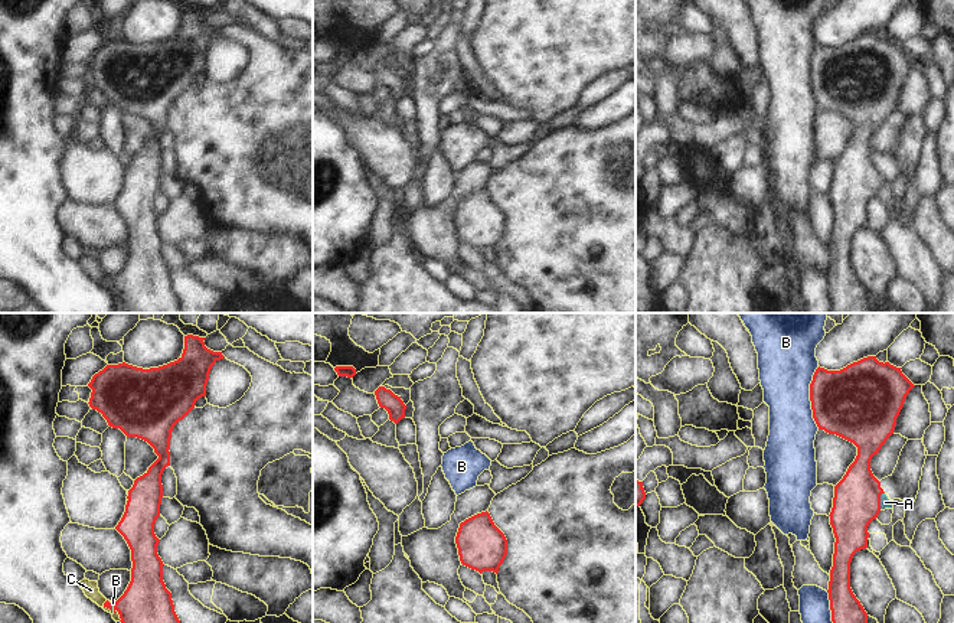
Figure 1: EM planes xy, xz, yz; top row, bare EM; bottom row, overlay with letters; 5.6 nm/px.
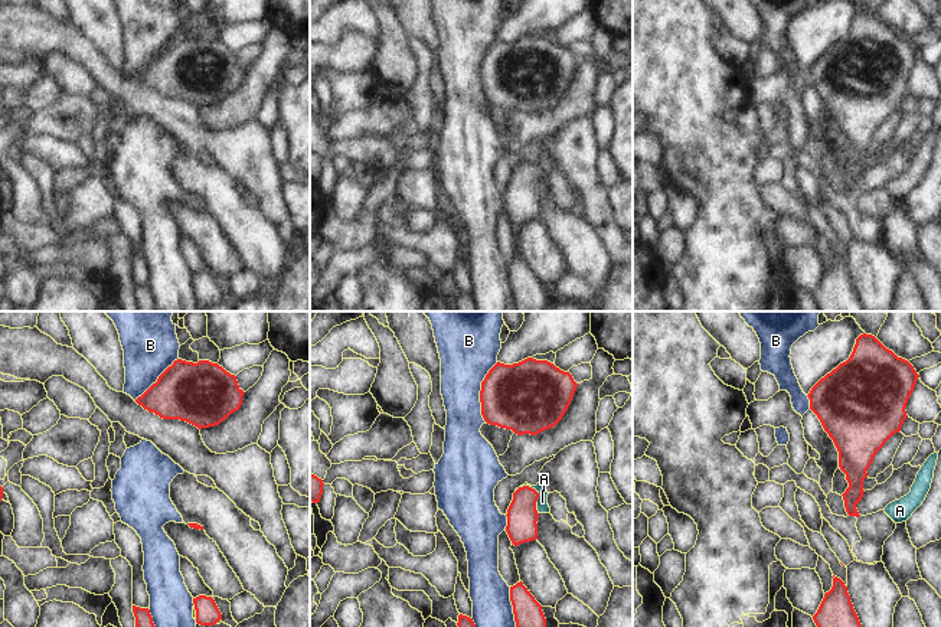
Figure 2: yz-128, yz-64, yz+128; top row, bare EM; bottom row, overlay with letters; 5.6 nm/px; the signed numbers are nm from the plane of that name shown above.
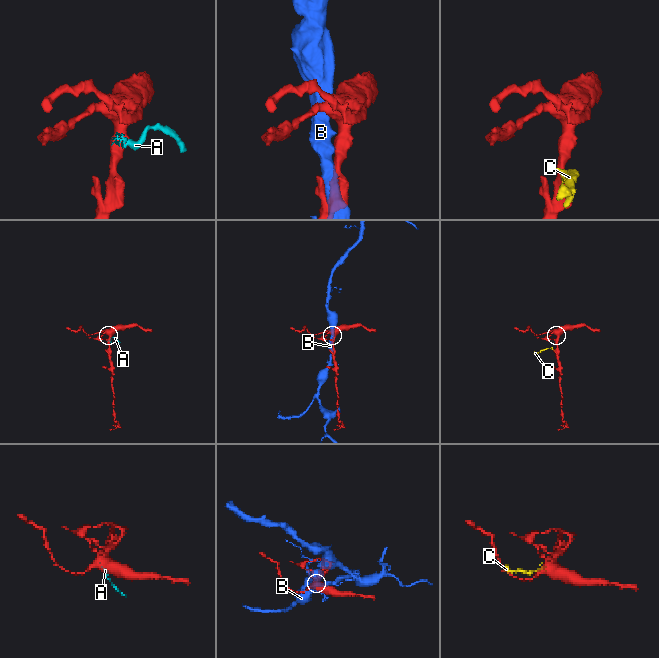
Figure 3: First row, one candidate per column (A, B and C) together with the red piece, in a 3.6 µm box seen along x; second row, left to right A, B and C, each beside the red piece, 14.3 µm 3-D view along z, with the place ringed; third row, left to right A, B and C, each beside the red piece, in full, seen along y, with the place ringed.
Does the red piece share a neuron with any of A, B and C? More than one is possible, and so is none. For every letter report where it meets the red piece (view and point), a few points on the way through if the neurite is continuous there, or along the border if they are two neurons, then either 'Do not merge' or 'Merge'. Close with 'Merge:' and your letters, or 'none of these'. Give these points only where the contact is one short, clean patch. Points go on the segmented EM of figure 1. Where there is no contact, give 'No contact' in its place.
A: Touches red at yz (879, 501). Path across: yz (856, 502), (879, 501), (885, 502). Merge
B: Touches red at yz (810, 398). Do not merge
C: Touches red at xy (118, 613). Path across: xy (146, 600), (118, 613), (116, 616). Merge
Merge: A, C.

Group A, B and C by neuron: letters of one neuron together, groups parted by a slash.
A C / B

